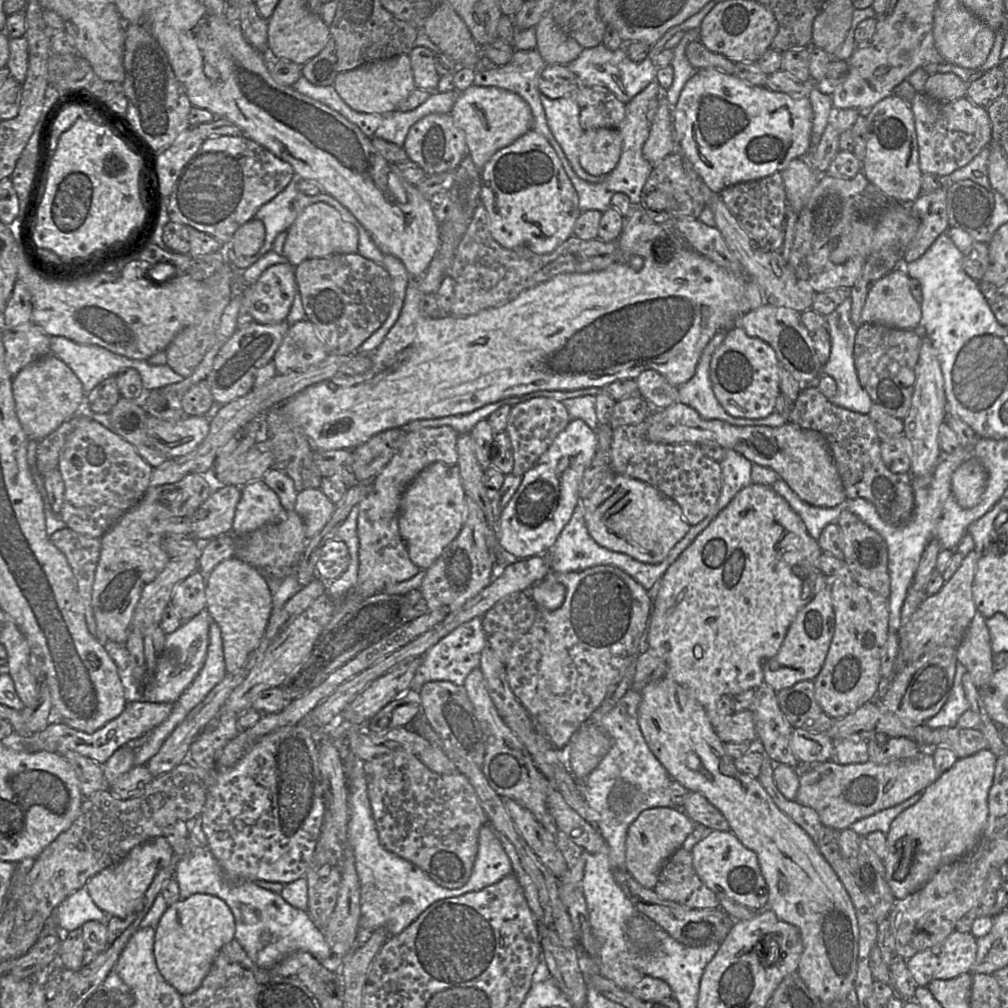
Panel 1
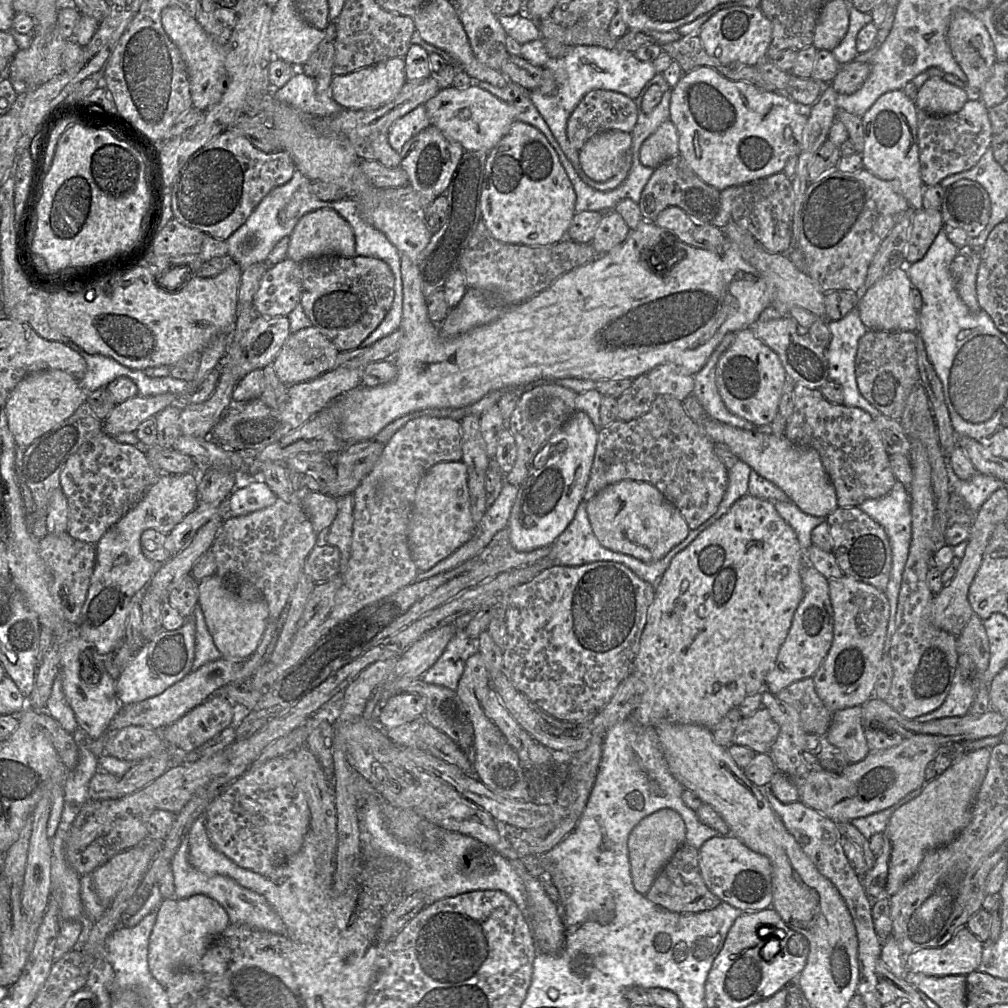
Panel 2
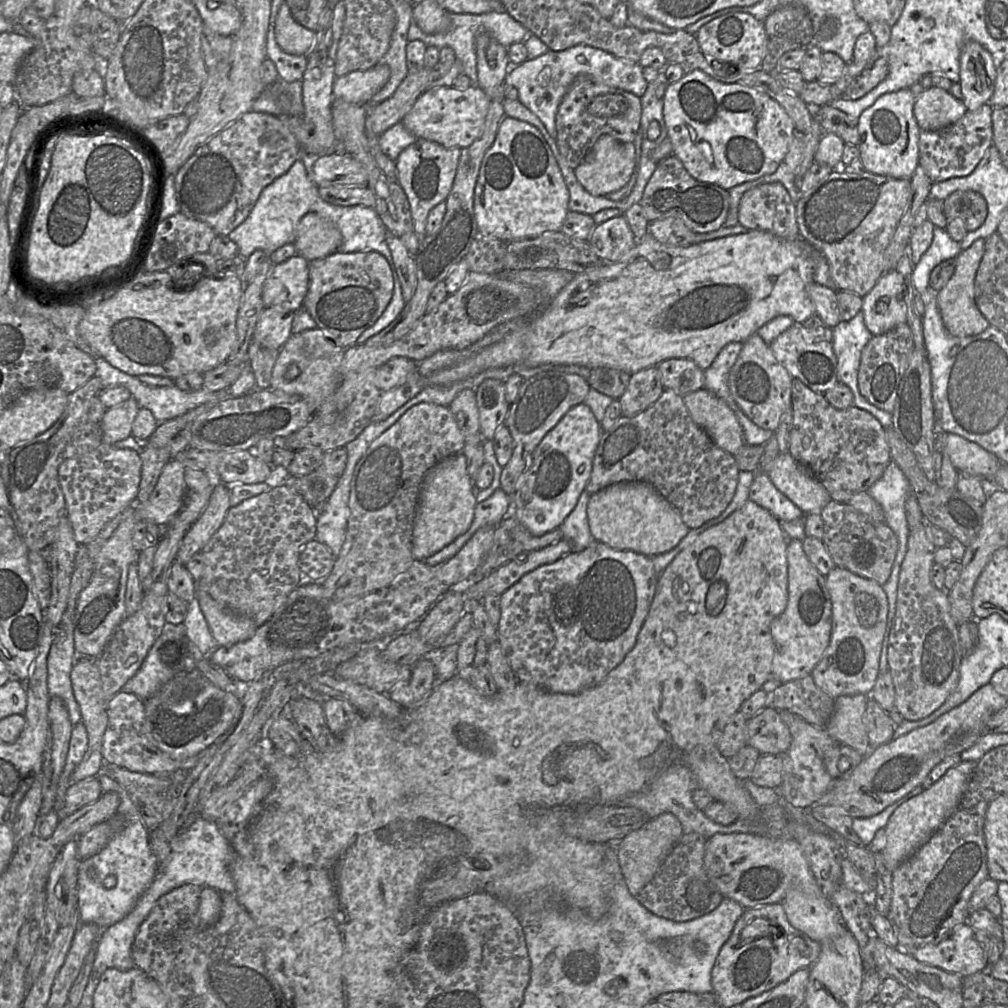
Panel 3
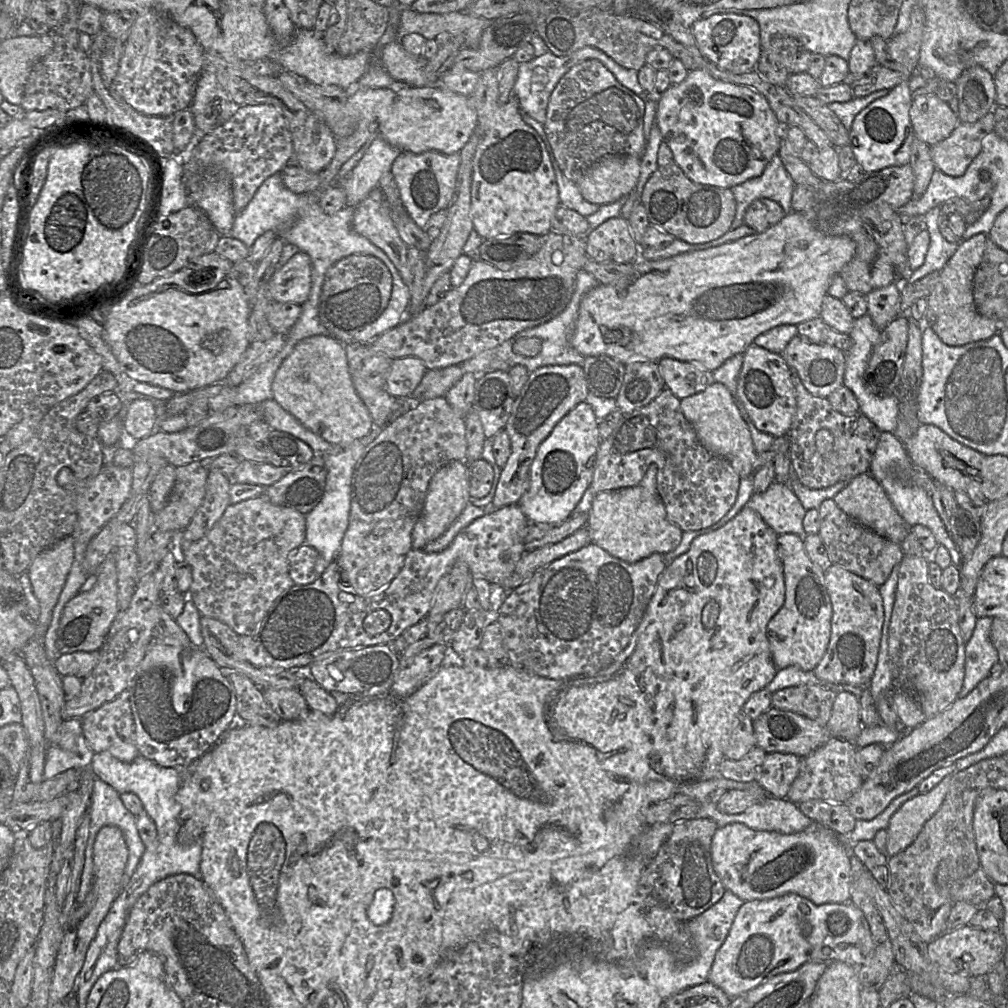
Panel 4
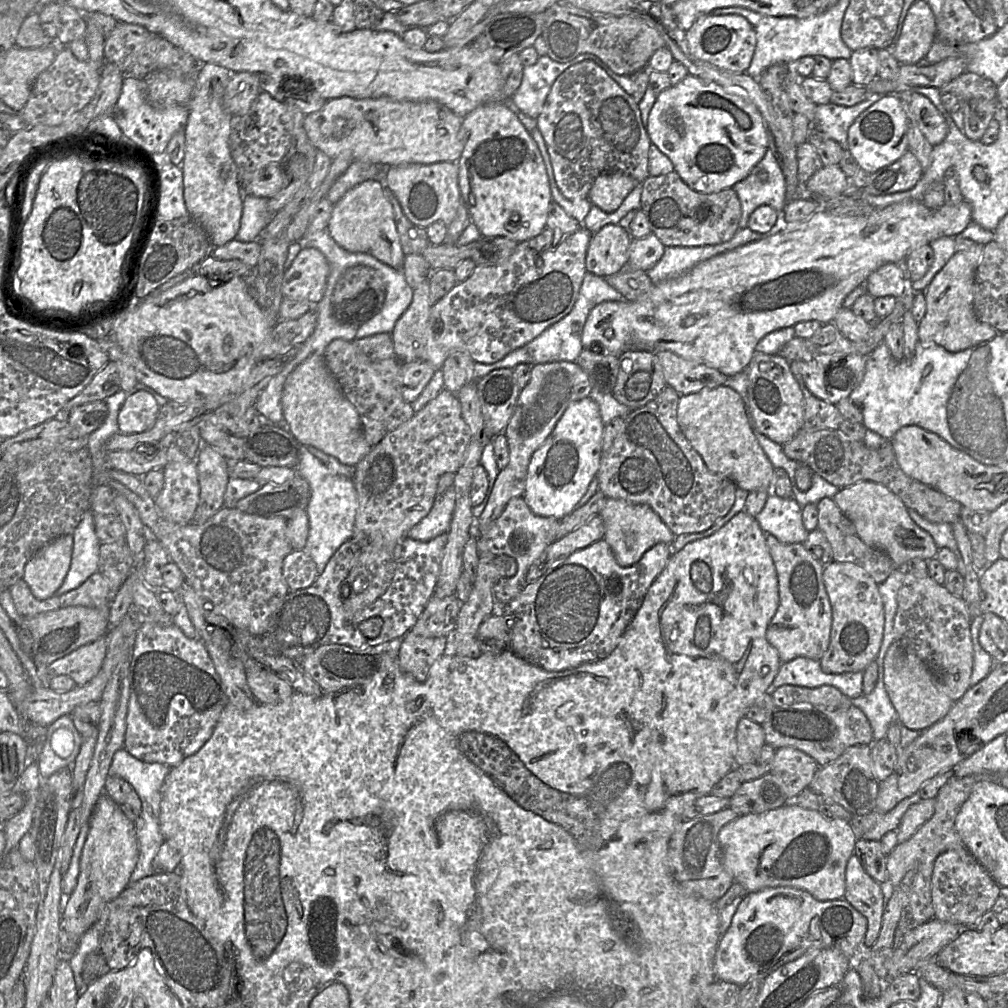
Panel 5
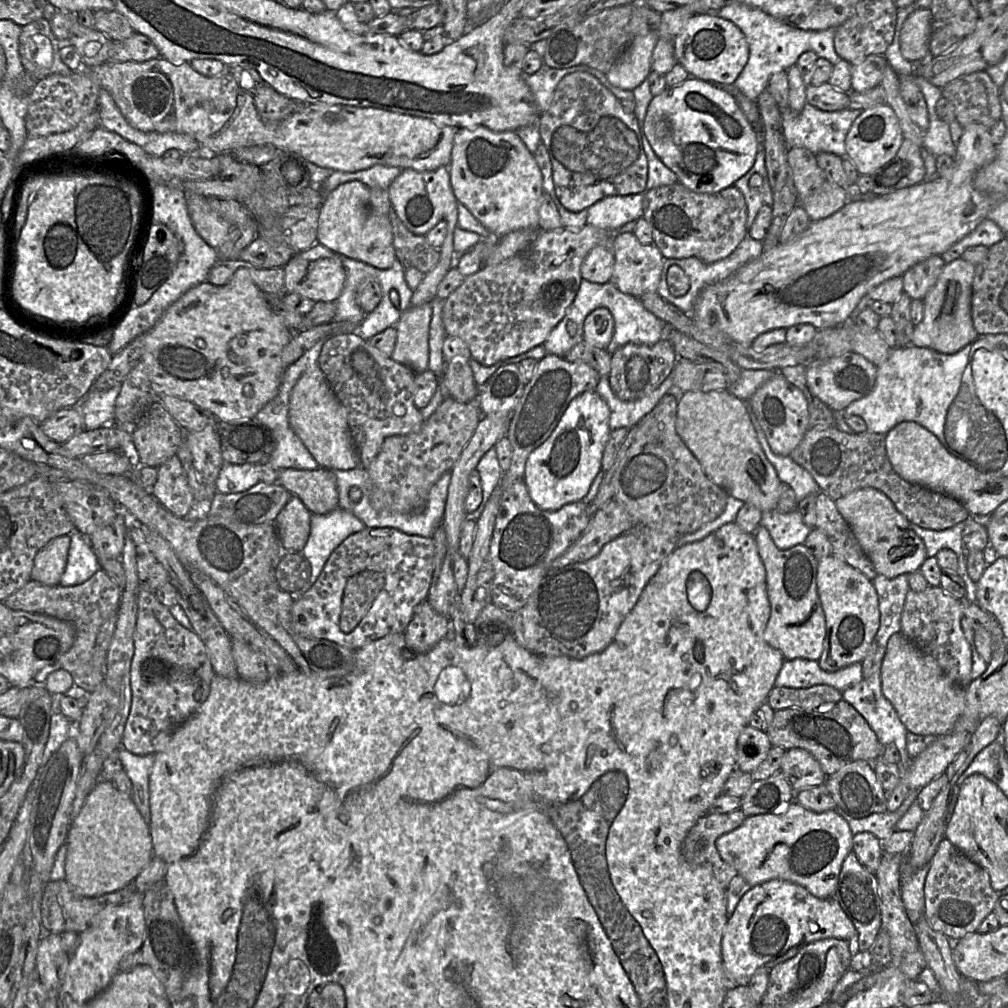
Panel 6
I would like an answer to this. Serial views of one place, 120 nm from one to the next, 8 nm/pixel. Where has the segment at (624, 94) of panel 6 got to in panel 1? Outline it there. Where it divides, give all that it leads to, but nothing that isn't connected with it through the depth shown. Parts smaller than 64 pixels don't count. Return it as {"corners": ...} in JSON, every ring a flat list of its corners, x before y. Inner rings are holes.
{"corners":[[603,43,592,48,584,48,580,55,567,66,585,85,604,86,624,104,629,103,633,97,656,80,658,69,651,57,641,62,634,62,629,58,626,47,612,51],[541,94,540,100,549,129,564,151,577,176,590,183,603,182,607,175,590,175,579,162,578,142,585,131,579,122,580,107,578,103,572,97,550,99,543,94]]}

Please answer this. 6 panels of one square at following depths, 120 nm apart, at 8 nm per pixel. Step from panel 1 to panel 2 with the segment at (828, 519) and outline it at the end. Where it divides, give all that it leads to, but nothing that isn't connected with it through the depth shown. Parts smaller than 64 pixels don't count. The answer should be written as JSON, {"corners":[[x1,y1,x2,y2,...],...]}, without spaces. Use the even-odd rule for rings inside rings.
{"corners":[[792,501,773,502,779,515,795,531,801,548,806,551,812,544,811,533,824,517,812,516,801,511]]}

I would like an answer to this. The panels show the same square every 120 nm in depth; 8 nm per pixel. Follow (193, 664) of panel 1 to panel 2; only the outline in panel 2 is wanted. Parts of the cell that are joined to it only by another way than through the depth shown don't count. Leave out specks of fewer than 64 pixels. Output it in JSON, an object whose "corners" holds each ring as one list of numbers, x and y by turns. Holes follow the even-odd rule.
{"corners":[[192,618,176,630,161,629,147,641,116,680,117,697,122,705,144,701,164,692,192,671,195,657,196,625]]}

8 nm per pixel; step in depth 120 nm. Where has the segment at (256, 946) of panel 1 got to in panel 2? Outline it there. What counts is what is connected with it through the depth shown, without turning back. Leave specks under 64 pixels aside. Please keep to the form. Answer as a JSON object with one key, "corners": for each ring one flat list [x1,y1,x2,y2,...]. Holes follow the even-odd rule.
{"corners":[[184,836,176,849,171,861,171,869,174,876,176,898,183,899,195,894,207,895,215,899,226,910,230,923,244,924,251,928,285,935,284,922,262,894,241,886,228,876,201,872,190,863,187,836]]}

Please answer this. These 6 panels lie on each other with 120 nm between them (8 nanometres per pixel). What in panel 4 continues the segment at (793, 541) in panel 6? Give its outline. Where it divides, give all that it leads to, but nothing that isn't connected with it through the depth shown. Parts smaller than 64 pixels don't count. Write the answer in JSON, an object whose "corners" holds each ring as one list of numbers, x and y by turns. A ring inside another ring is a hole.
{"corners":[[775,480,764,493,754,493,748,506,778,535,786,533,801,537,807,535,803,527,807,510,788,484]]}

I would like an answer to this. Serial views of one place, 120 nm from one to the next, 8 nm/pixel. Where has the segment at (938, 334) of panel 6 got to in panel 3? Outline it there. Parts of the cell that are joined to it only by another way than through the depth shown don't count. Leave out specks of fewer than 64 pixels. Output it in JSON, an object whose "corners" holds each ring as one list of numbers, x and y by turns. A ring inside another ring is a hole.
{"corners":[[983,238,975,240,969,248,962,250,959,253,959,255,955,258,956,264,953,275,946,283,946,285,941,290,938,291,937,306,940,311,940,315,945,328,953,336,967,337,978,335,985,331,990,326,990,323,982,315,975,302,975,288,974,288,975,277,977,270,980,266,982,257,984,255,984,250,985,250,985,239]]}

